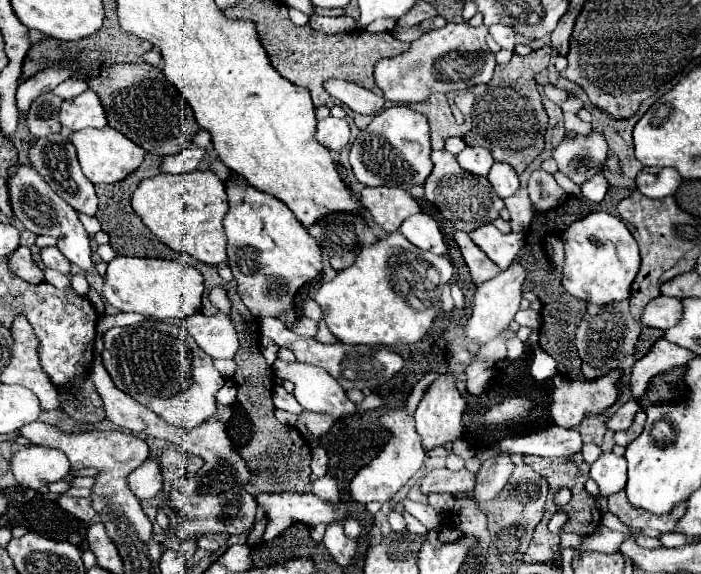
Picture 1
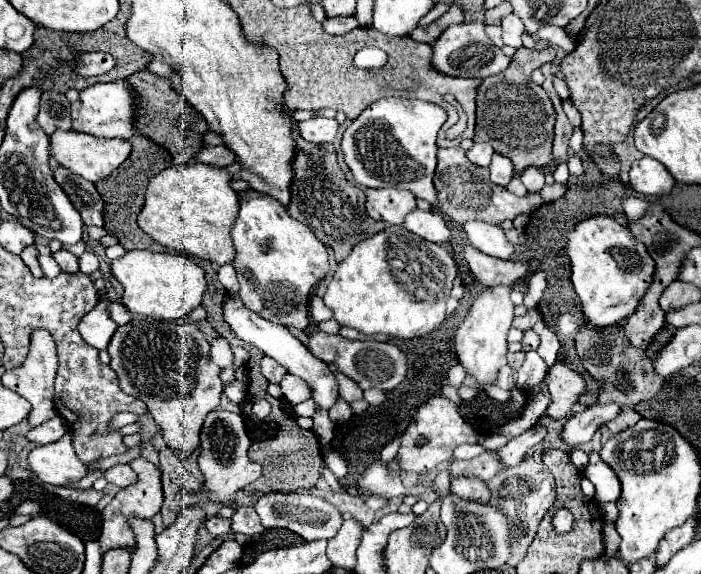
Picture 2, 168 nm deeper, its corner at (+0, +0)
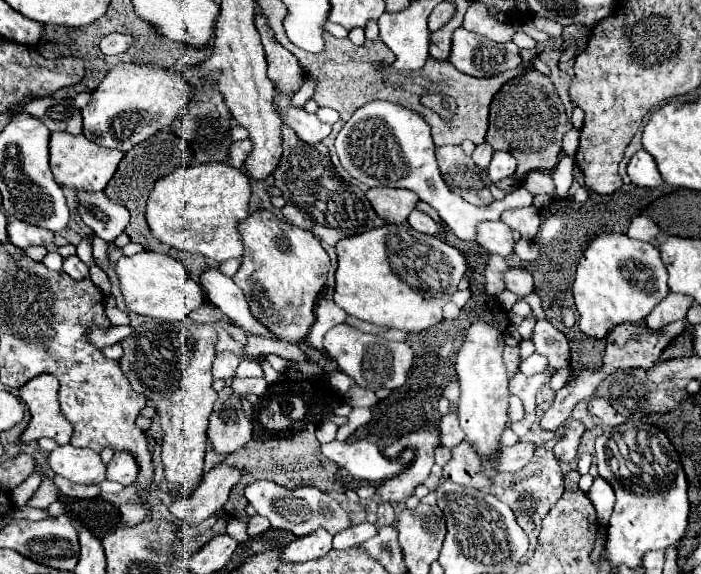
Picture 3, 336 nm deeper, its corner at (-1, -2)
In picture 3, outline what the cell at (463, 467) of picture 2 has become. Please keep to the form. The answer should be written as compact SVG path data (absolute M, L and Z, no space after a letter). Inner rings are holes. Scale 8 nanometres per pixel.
M519 442L511 448L503 448L503 452L499 454L499 462L497 462L495 470L497 472L517 472L517 470L521 470L525 464L531 462L535 448L537 446L533 442Z

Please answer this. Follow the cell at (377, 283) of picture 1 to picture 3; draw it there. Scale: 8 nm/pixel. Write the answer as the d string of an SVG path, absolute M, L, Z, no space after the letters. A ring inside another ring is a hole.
M385 224L381 228L373 228L357 236L343 238L337 242L335 248L339 258L339 266L335 272L335 304L341 306L347 314L357 316L361 320L389 328L401 328L407 332L421 332L443 320L441 308L457 290L457 284L467 270L465 256L457 248L449 246L437 236L427 236L417 230L411 230L409 224Z

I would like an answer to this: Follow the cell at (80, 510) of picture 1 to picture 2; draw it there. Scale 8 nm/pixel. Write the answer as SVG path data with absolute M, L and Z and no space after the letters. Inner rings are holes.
M56 488L56 494L64 500L70 500L70 502L78 502L78 504L90 504L90 506L96 506L98 500L104 496L102 492L96 492L94 488L88 488L88 490L70 490L70 488Z

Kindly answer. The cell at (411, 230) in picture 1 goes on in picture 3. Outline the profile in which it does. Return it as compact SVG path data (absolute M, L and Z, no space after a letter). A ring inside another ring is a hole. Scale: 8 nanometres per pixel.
M413 210L413 214L409 216L407 222L411 224L411 228L415 228L423 234L437 234L439 232L439 224L431 216L427 216L425 212L419 212L419 210Z

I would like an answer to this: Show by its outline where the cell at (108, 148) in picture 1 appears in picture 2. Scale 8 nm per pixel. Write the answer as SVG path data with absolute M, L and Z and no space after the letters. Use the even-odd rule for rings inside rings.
M58 130L50 138L50 150L58 164L66 166L74 174L78 174L90 182L98 182L98 180L110 176L110 172L114 172L130 156L132 146L128 140L102 140L102 138L96 138L90 134L80 134L74 130L68 130L68 132Z

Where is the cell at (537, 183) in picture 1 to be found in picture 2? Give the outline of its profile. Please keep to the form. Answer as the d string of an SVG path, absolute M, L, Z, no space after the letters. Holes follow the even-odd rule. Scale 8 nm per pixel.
M528 168L520 174L520 180L528 190L540 190L544 188L544 172L540 168Z

